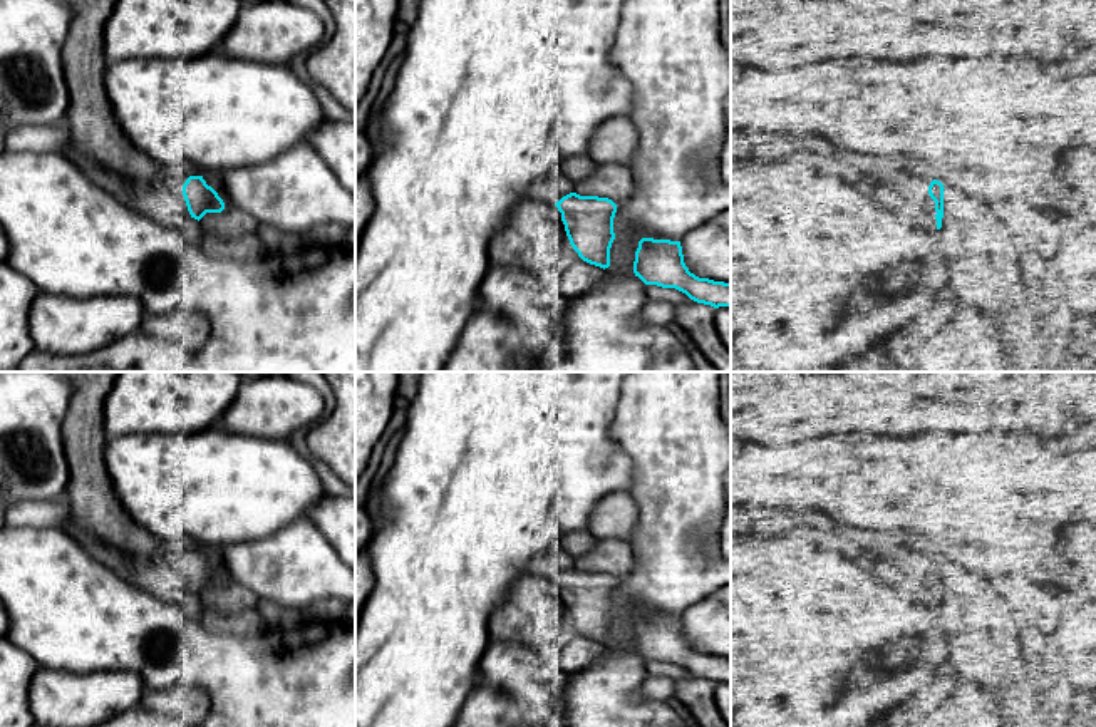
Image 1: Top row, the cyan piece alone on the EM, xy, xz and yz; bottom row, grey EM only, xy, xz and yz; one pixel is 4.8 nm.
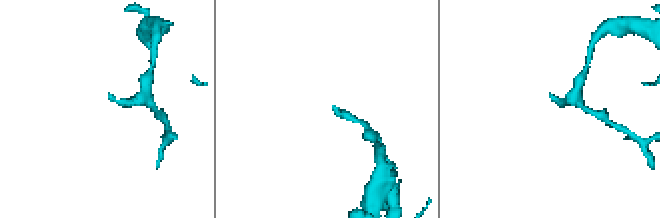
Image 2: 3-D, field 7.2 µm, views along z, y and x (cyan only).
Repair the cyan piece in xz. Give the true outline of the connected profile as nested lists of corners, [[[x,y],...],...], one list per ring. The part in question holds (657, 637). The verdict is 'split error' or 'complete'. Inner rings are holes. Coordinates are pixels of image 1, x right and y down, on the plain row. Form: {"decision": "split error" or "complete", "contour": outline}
{"decision": "complete", "contour": [[[642,613],[635,626],[633,648],[645,660],[675,663],[697,678],[731,682],[731,658],[690,648],[684,638],[680,616]]]}

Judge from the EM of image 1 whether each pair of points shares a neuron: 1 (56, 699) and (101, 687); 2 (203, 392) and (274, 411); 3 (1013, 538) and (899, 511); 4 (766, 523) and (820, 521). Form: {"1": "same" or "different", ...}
{"1": "same", "2": "different", "3": "same", "4": "same"}

